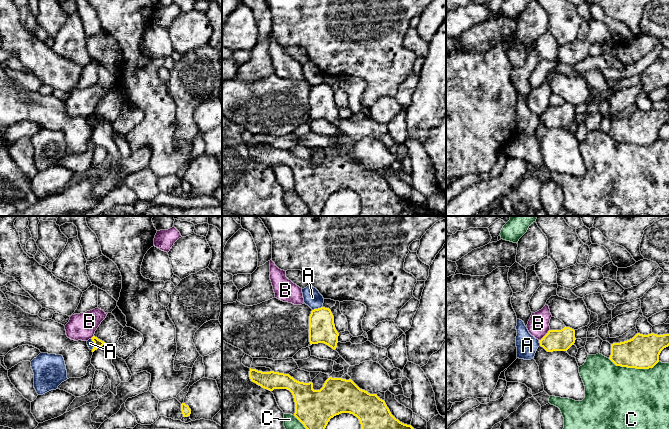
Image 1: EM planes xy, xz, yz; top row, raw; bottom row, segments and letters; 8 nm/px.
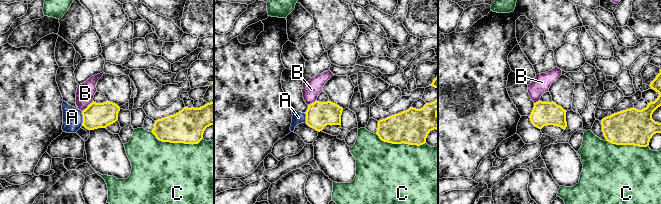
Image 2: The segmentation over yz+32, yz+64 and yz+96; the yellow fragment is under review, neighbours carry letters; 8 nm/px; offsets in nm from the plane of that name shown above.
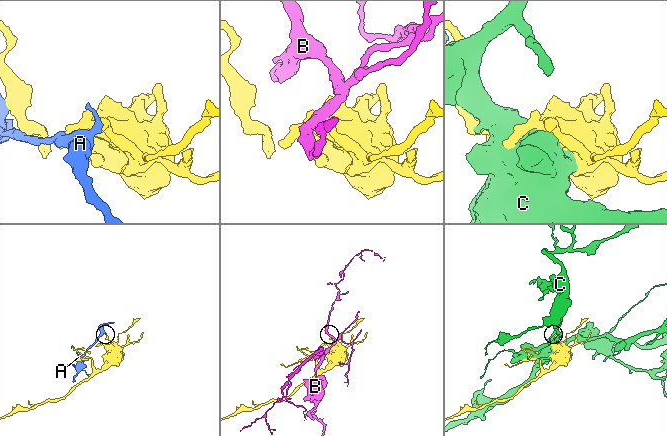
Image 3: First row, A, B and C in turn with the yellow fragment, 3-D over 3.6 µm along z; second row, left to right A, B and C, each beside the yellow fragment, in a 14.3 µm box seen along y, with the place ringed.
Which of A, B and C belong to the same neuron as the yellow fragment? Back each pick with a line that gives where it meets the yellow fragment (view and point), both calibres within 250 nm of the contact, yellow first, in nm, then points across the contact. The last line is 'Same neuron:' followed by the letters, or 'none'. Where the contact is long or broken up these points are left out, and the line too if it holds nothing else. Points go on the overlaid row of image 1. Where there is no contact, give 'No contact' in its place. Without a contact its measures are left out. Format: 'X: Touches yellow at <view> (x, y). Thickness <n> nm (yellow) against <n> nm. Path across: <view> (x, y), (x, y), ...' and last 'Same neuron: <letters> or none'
Same neuron: none

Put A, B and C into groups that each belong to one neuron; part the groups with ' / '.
A / B / C

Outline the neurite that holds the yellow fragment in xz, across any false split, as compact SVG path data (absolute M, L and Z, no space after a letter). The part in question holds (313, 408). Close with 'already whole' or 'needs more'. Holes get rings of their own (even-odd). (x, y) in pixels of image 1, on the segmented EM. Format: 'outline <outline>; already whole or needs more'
outline M256 369L249 371L252 382L264 389L287 389L294 398L294 416L306 429L325 429L331 418L341 413L350 413L356 416L361 424L361 429L414 429L411 425L404 424L396 419L390 412L384 400L377 394L370 394L360 389L351 379L329 377L320 390L313 389L313 383L304 383L295 380L289 374L279 372L262 372Z; already whole

